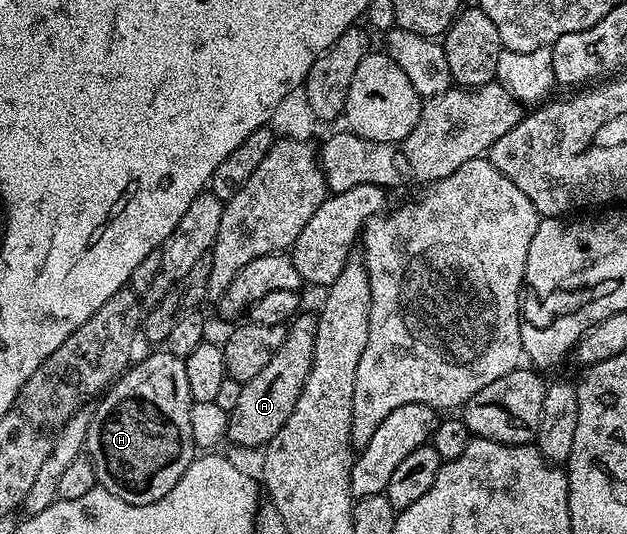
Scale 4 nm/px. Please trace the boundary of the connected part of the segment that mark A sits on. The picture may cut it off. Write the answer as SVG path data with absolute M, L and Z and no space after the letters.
M304 312L295 316L287 327L285 341L281 349L269 357L269 365L257 373L249 382L243 384L241 398L237 406L227 416L227 439L239 447L262 448L289 421L289 413L309 381L309 370L312 369L314 346L316 345L316 321L318 316Z

